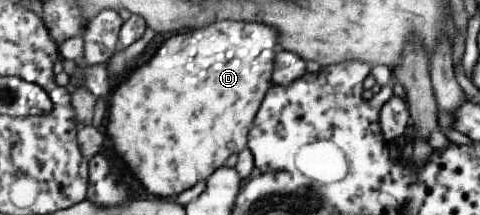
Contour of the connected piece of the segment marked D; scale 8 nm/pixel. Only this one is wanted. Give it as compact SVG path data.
M219 21L219 23L213 23L213 25L207 25L207 27L201 27L201 29L195 29L195 31L187 31L186 33L177 33L177 35L171 35L169 39L163 41L163 45L155 51L153 59L149 59L142 63L139 67L133 68L129 73L137 73L135 77L127 77L123 83L121 81L109 91L109 101L106 105L105 119L102 124L102 132L111 137L111 143L113 143L114 151L117 151L116 155L123 161L126 169L131 173L139 183L143 186L143 189L155 197L165 199L165 197L179 196L182 191L188 190L193 187L197 181L206 180L211 173L213 173L218 167L224 165L225 160L232 153L239 153L246 147L247 134L251 125L253 125L253 119L261 100L265 95L265 91L268 91L269 86L273 83L271 81L271 71L273 71L273 57L277 55L277 51L281 51L279 47L279 35L273 27L267 27L267 25L259 25L259 23L235 23L235 21Z

